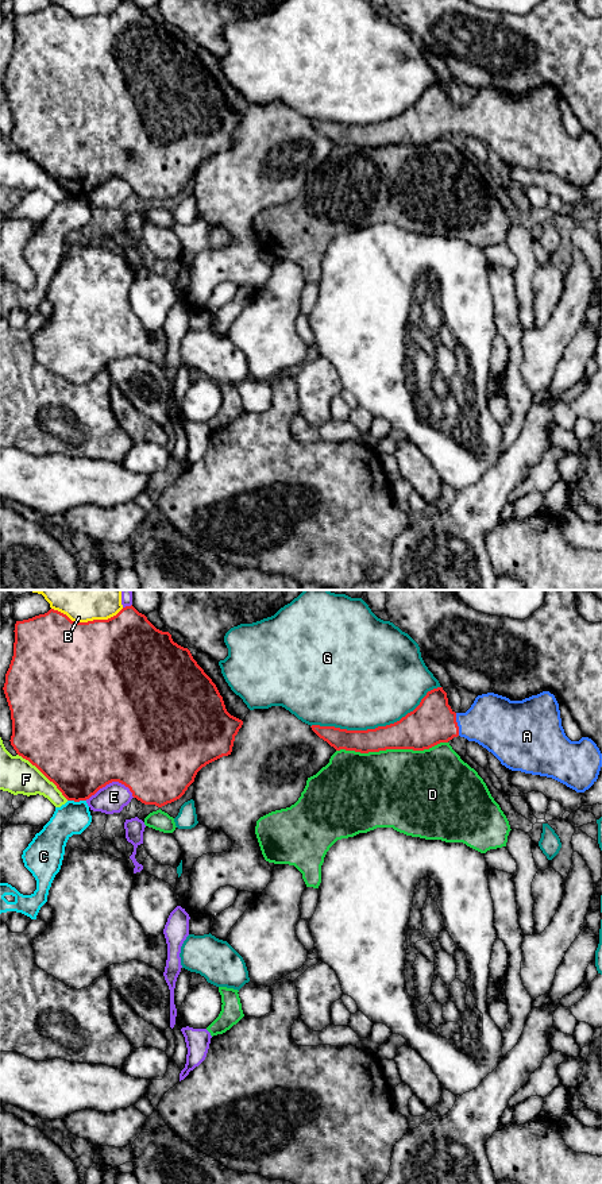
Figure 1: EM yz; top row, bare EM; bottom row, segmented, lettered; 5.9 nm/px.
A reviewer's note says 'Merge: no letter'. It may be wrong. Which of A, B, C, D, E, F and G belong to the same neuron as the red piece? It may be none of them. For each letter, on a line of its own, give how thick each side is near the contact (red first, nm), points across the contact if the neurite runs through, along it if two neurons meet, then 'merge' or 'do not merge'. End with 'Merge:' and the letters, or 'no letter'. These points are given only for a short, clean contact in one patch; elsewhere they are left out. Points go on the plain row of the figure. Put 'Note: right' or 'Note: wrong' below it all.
A: 260 nm thick on the red side, 320 nm on the other; runs through yz (432, 116), (456, 119), (496, 118); merge
B: 500 nm thick on the red side, 110 nm on the other; do not merge
C: 420 nm thick on the red side, 190 nm on the other; do not merge
D: 240 nm thick on the red side, 480 nm on the other; do not merge
E: 500 nm thick on the red side, 170 nm on the other; do not merge
F: 500 nm thick on the red side, 220 nm on the other; do not merge
G: 240 nm thick on the red side, 500 nm on the other; do not merge
Merge: A
Note: wrong

